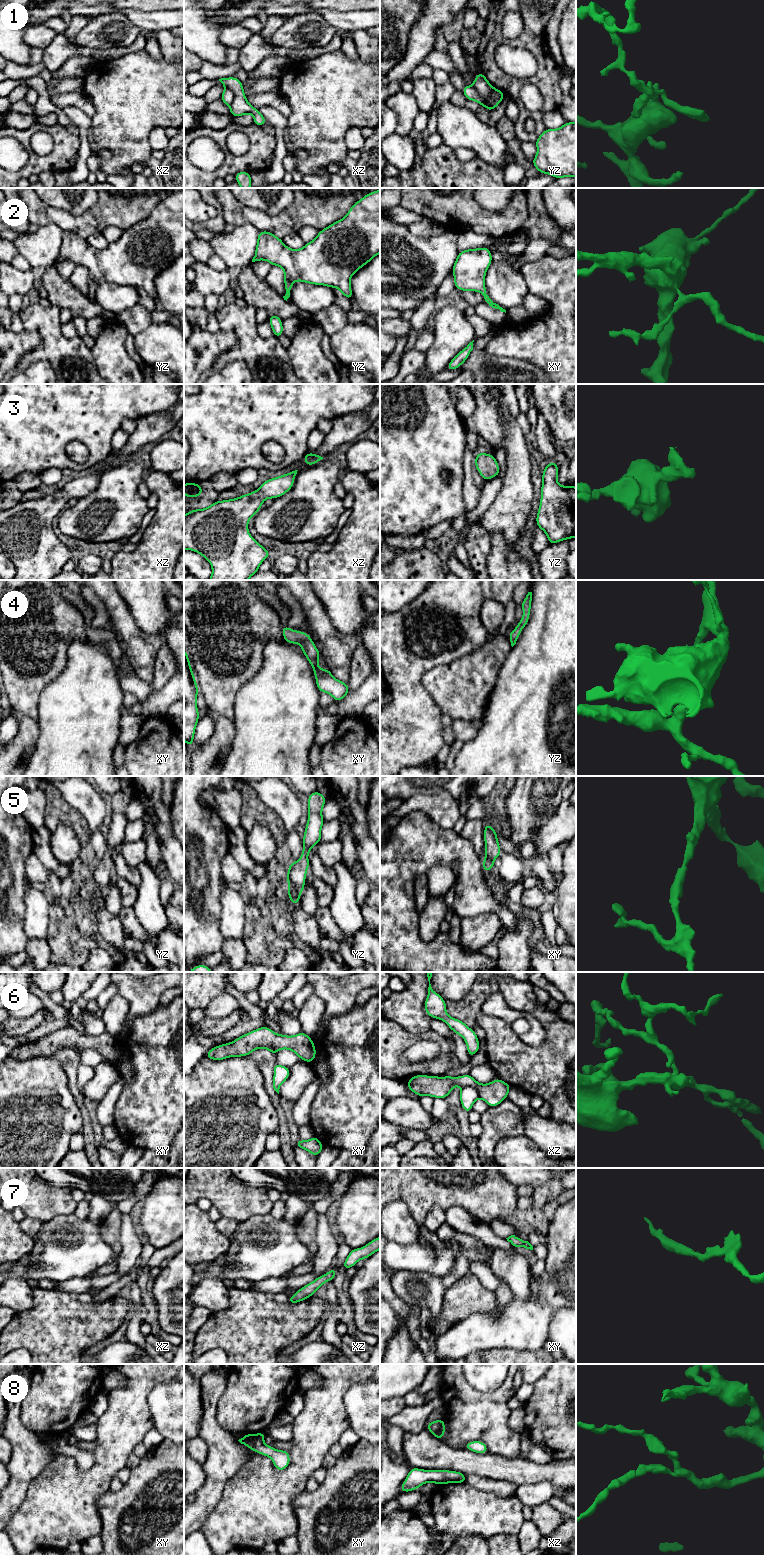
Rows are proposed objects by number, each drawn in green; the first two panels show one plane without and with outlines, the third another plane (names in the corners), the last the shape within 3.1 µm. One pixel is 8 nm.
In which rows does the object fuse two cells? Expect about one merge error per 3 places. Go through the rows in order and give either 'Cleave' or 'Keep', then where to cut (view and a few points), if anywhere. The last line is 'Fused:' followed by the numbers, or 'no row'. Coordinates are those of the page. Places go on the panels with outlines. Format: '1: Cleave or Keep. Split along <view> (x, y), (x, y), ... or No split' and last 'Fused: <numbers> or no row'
1: Cleave. Split along yz (472, 85), (483, 99), (489, 96), (490, 90), (493, 87)
2: Keep. No split
3: Keep. No split
4: Keep. No split
5: Keep. No split
6: Cleave. Split along xz (462, 1087), (474, 1087), (479, 1097)
7: Keep. No split
8: Keep. No split
Fused: 1, 6

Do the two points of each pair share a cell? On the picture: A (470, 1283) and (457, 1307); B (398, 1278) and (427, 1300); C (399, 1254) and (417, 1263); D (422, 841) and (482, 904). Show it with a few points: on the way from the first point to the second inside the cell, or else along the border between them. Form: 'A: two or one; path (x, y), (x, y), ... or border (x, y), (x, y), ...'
A: one; path (469, 1289), (468, 1294), (461, 1301)
B: one; path (405, 1284), (414, 1287), (420, 1293)
C: one; path (403, 1257), (411, 1257), (413, 1259)
D: one; path (443, 846), (452, 849), (470, 867), (470, 883)

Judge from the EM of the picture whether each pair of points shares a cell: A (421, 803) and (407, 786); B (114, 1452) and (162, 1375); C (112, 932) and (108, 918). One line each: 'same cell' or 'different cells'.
A: different cells
B: same cell
C: same cell

